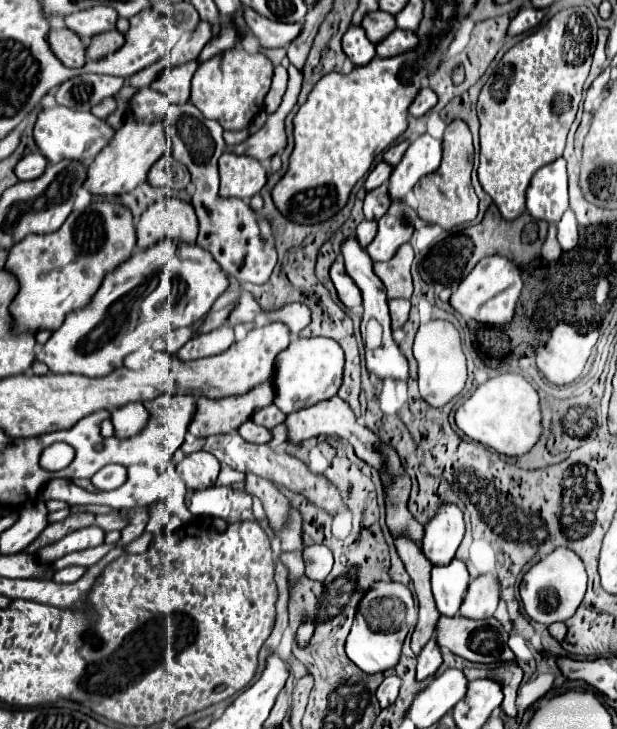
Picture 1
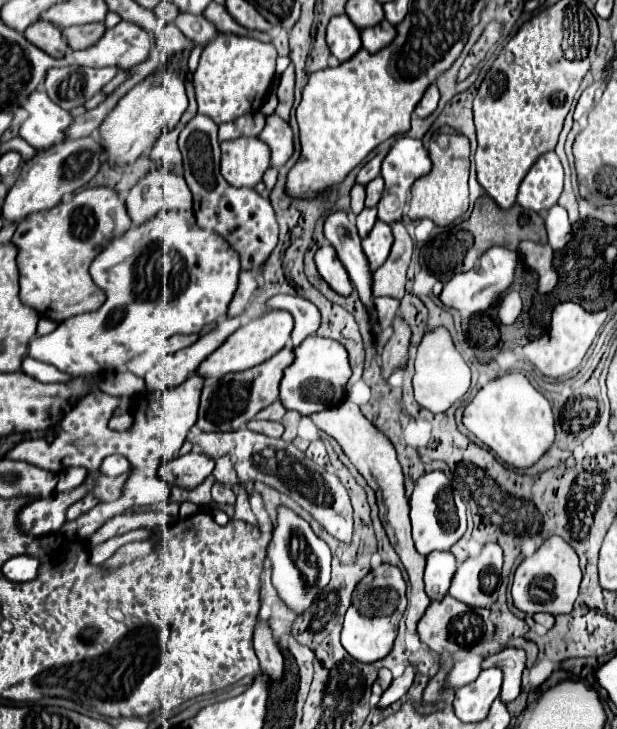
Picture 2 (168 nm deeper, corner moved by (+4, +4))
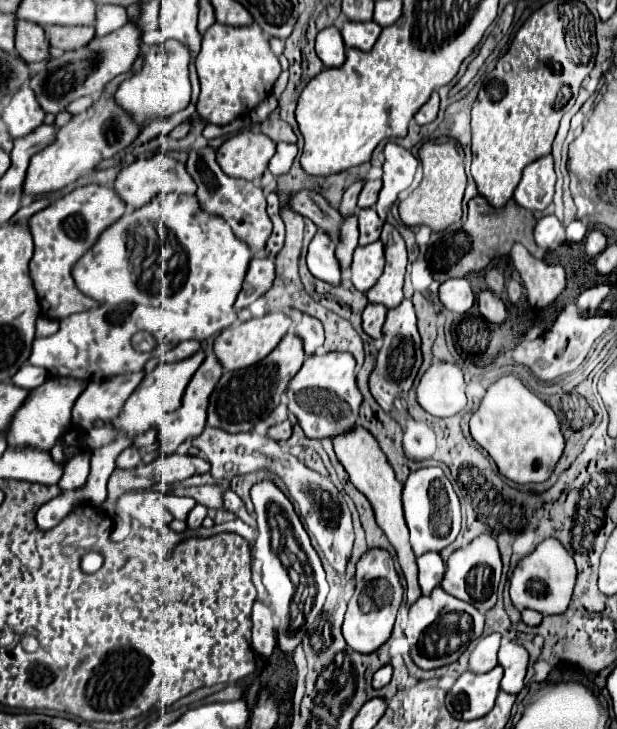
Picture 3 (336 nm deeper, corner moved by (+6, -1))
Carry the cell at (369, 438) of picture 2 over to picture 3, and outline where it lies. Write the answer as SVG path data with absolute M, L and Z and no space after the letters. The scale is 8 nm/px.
M358 426L352 432L346 432L344 436L336 436L332 442L334 442L334 452L336 452L340 464L350 474L352 484L370 500L370 504L374 508L374 514L376 514L378 526L384 530L384 534L388 536L390 544L396 550L400 568L402 568L404 578L406 578L406 602L410 606L422 596L422 592L420 592L420 586L418 586L416 556L414 556L414 552L410 548L410 542L408 542L408 528L406 528L404 512L402 512L402 484L396 480L394 470L390 468L390 464L388 464L384 452L380 450L376 438L366 428Z

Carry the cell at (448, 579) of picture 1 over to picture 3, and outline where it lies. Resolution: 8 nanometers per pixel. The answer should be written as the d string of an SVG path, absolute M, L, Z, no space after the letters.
M426 552L416 562L418 562L420 590L422 590L422 594L430 596L430 592L440 584L442 576L444 576L444 570L446 570L444 562L438 552Z

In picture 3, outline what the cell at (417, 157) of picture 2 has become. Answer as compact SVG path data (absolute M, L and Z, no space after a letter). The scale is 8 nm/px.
M388 142L384 148L384 186L380 190L380 198L376 202L376 212L378 216L384 220L384 208L390 208L396 200L398 194L406 188L410 188L416 168L418 168L418 160L400 144L396 142Z

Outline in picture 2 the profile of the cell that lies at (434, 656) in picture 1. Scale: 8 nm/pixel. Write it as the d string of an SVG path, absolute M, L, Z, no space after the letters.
M408 665L406 671L404 671L404 675L398 677L398 679L394 679L392 685L384 691L384 695L382 695L380 701L378 701L378 707L388 707L388 705L392 705L394 701L402 699L402 697L408 693L408 689L410 689L414 677L416 677L416 667L414 667L414 665Z

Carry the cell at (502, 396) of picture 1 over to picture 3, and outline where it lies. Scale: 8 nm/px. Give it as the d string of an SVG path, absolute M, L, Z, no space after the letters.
M510 374L486 390L480 408L470 418L470 434L492 456L500 474L516 484L548 480L564 452L564 436L554 410Z

